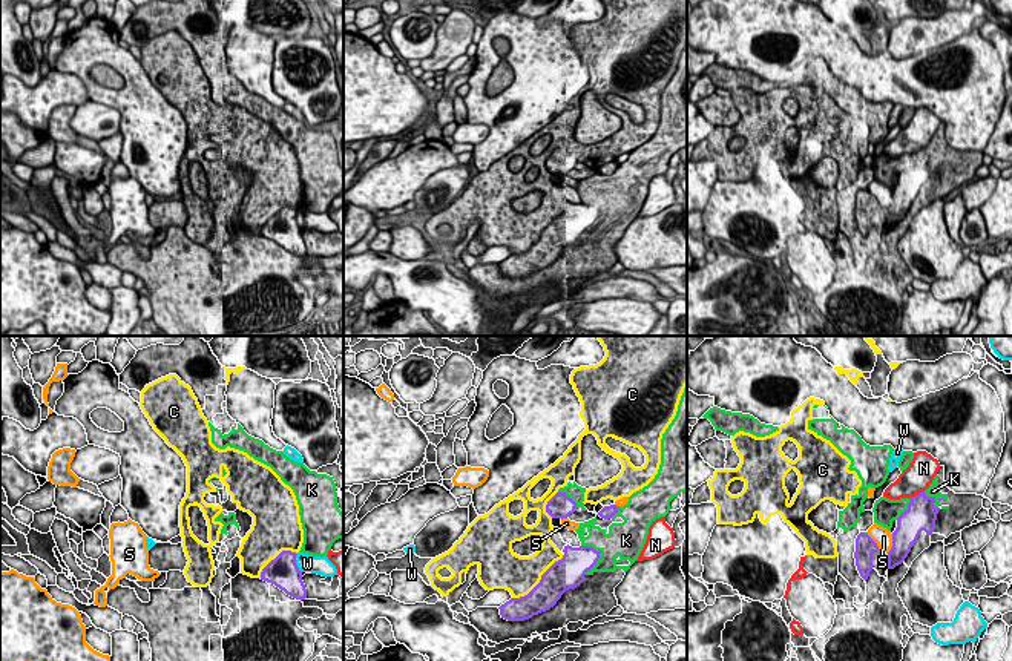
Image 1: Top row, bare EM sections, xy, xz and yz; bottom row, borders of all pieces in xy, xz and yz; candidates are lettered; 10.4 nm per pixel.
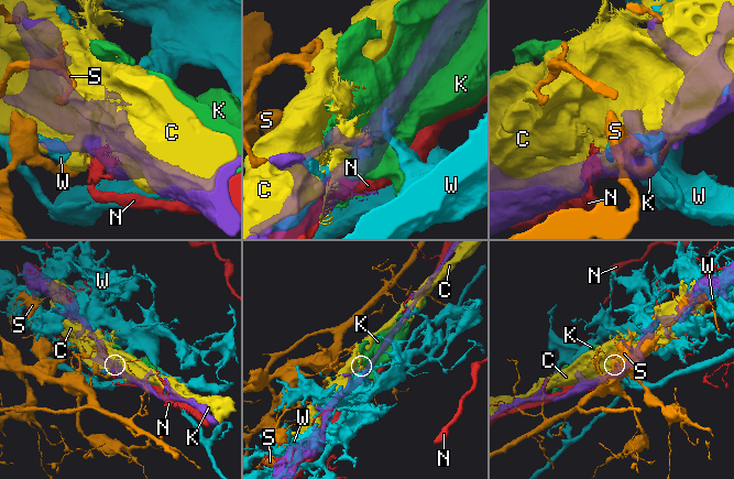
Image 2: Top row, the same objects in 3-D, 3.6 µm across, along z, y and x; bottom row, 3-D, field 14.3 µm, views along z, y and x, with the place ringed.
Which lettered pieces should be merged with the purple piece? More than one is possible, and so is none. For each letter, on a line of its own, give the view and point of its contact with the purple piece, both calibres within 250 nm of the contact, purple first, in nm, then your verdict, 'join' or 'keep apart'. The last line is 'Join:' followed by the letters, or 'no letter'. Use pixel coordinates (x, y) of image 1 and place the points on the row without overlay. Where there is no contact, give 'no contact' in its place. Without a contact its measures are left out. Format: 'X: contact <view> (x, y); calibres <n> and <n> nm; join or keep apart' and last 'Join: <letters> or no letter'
C: contact xz (540, 238); calibres 320 and 400 nm; keep apart
K: contact xz (598, 215); calibres 300 and 280 nm; keep apart
N: contact yz (913, 154); calibres 320 and 300 nm; keep apart
S: contact yz (893, 200); calibres 260 and 190 nm; keep apart
W: contact xy (295, 220); calibres 320 and 190 nm; keep apart
Join: no letter

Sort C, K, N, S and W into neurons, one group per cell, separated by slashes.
C / K / N / S / W

